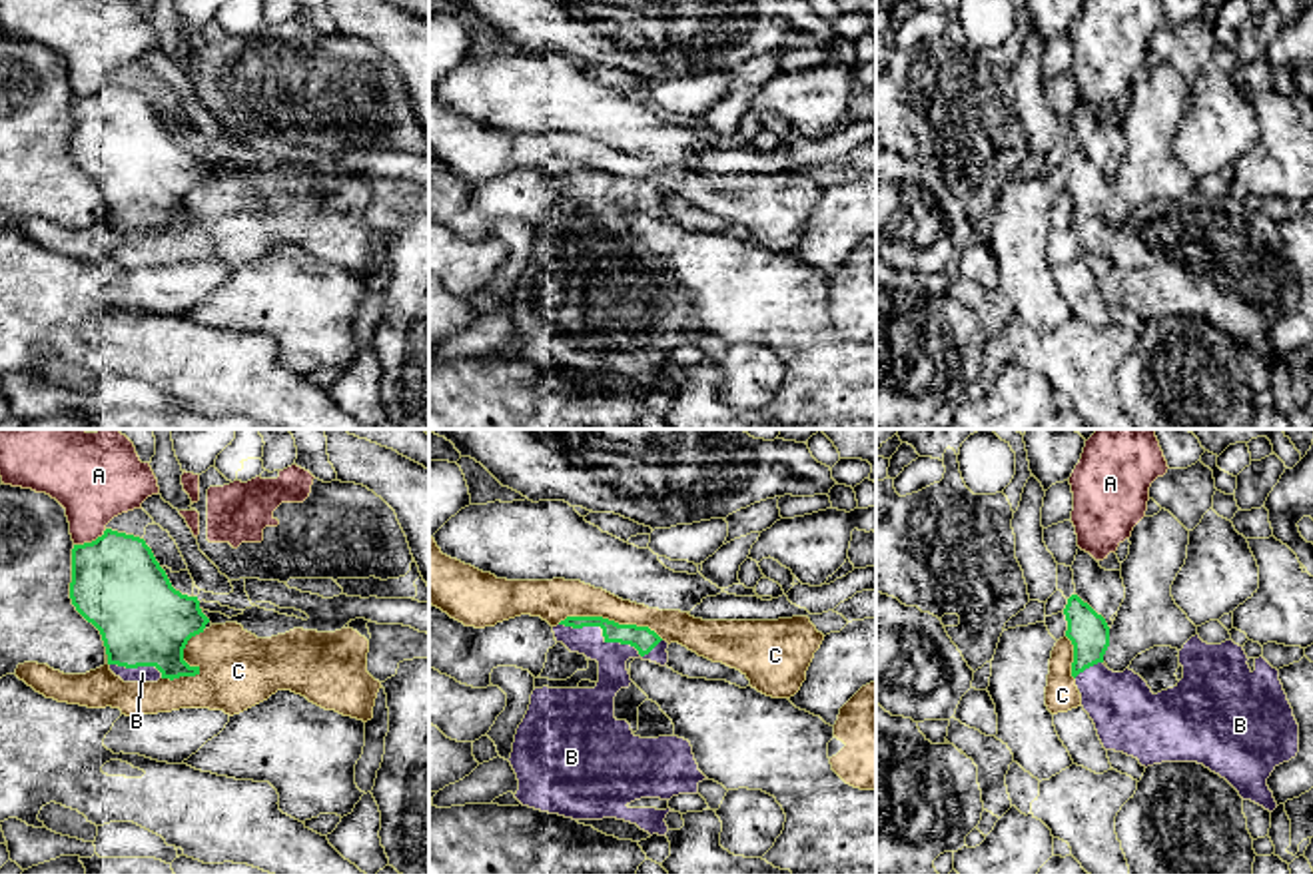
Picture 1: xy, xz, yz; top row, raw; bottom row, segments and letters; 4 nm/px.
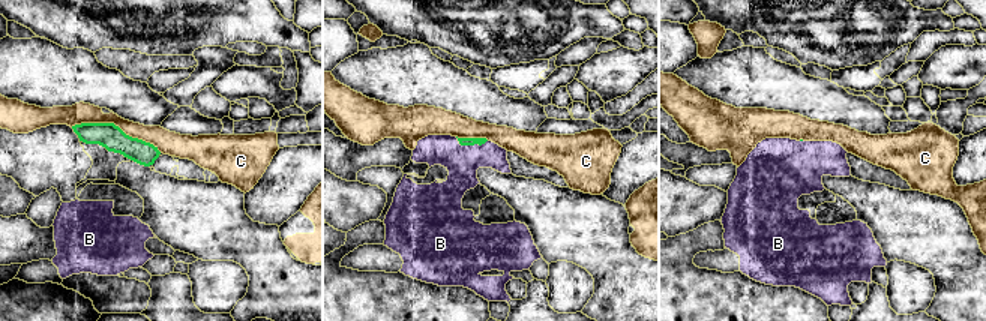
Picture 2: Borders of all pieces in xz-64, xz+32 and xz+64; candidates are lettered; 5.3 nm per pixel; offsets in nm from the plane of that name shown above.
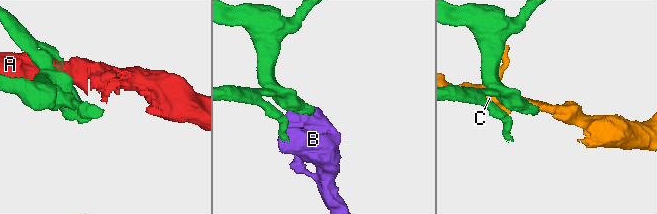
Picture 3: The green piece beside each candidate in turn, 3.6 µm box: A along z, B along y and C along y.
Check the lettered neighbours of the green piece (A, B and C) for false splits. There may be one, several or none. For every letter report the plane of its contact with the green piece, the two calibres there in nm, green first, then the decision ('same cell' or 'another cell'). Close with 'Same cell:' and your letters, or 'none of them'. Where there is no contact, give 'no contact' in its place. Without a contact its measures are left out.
A: meets green in xy; 360 nm thick on the green side, 300 nm on the other; another cell
B: meets green in xz; 100 nm thick on the green side, 120 nm on the other; same cell
C: meets green in xz; 100 nm thick on the green side, 170 nm on the other; another cell
Same cell: B

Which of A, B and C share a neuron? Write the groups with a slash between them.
A / B / C

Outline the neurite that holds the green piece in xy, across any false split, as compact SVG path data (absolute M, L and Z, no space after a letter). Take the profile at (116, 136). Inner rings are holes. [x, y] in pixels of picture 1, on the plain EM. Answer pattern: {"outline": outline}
{"outline": "M106 82L92 96L72 102L70 152L104 194L110 223L124 235L158 235L200 227L184 214L188 194L204 186L210 172L198 150L176 144L144 92Z"}

